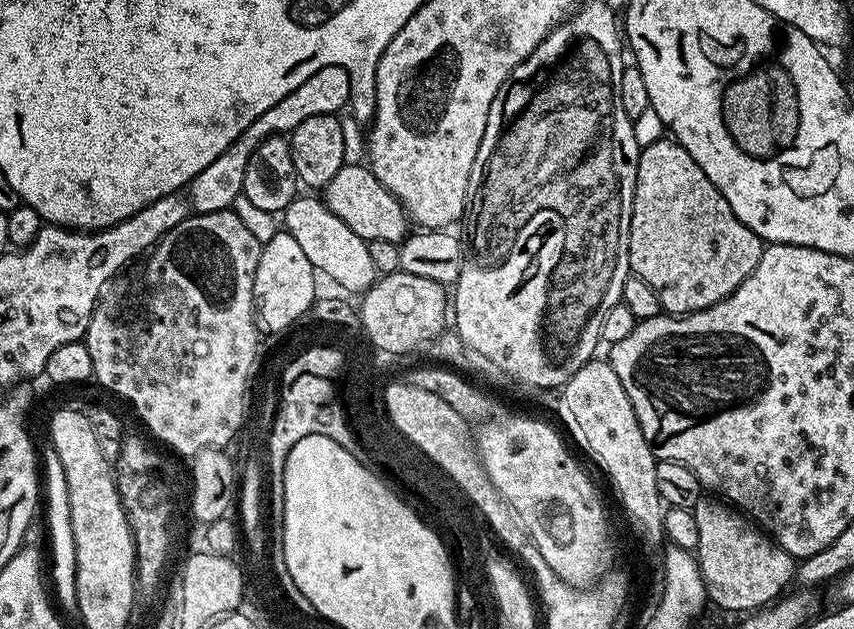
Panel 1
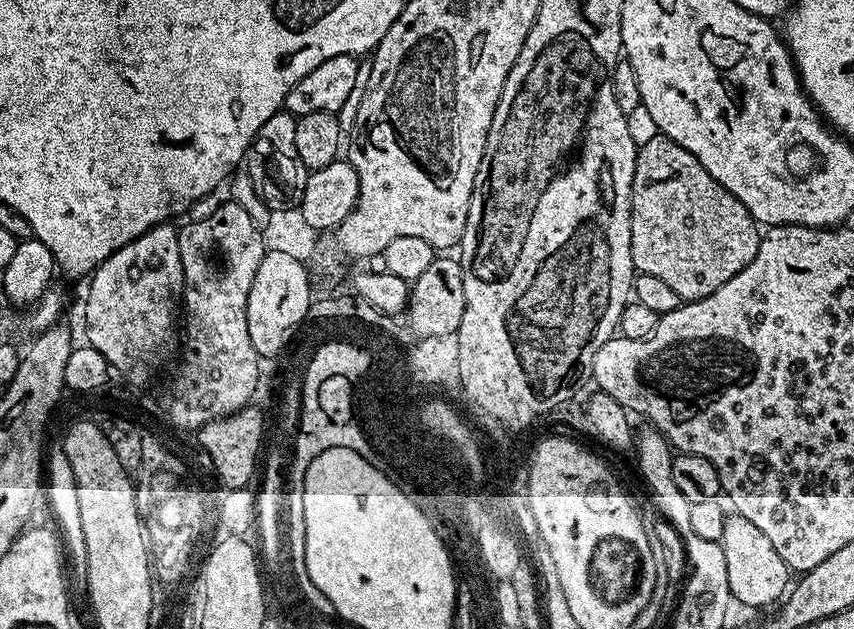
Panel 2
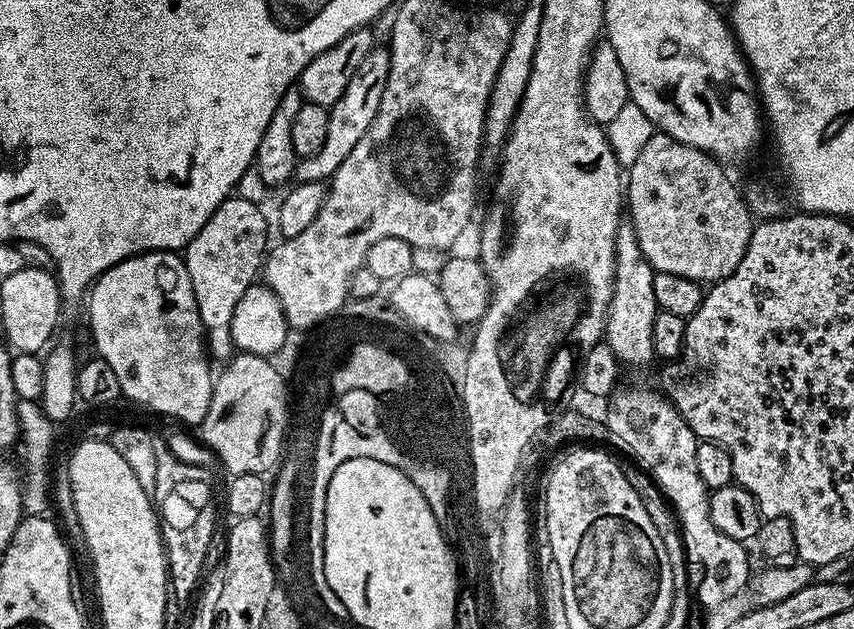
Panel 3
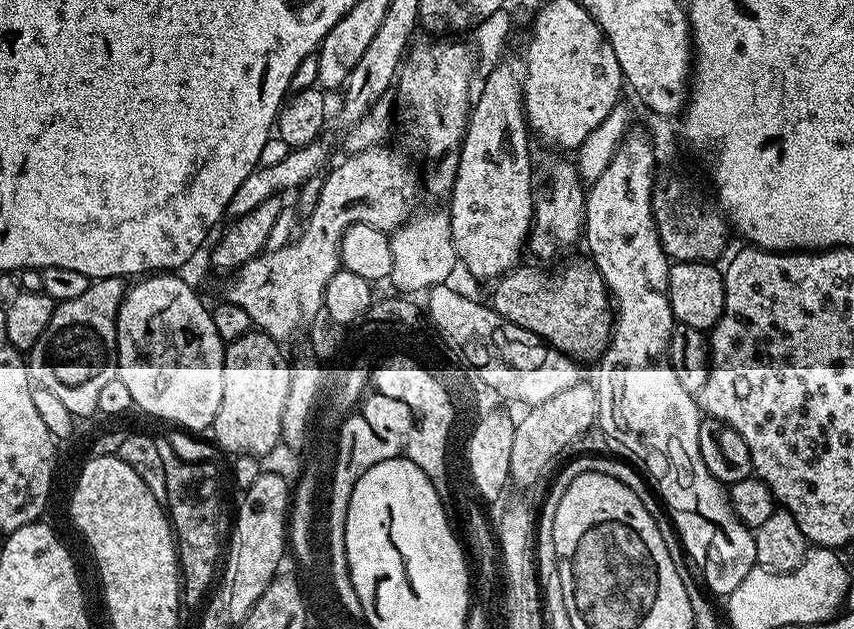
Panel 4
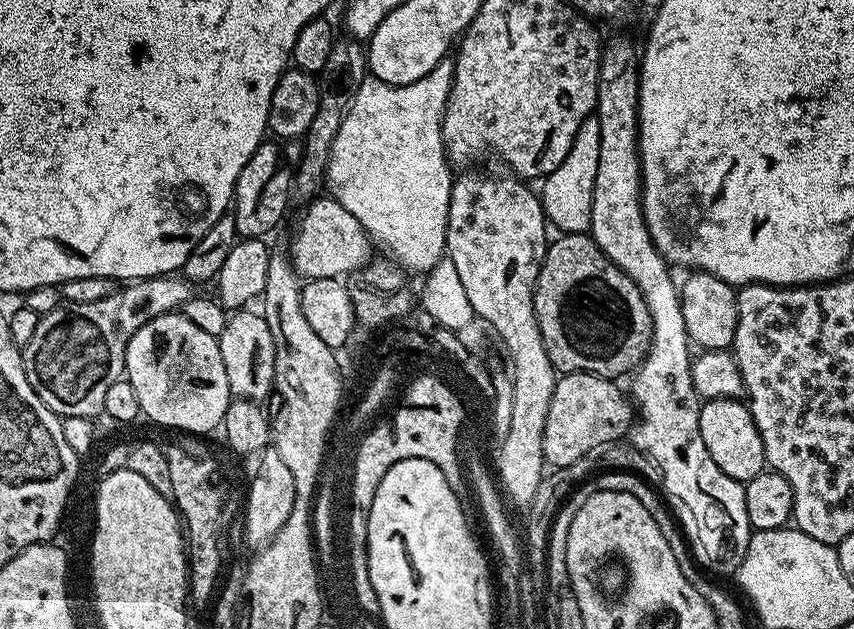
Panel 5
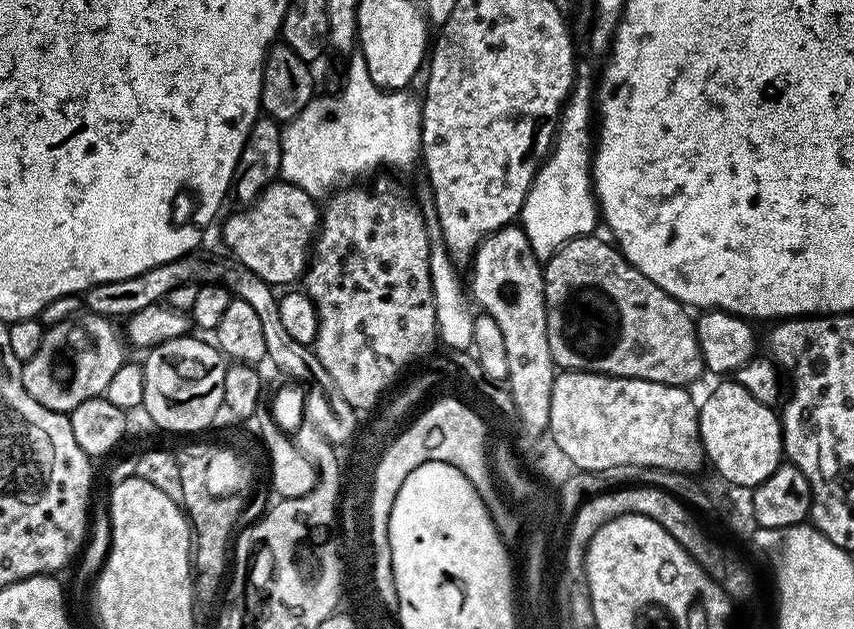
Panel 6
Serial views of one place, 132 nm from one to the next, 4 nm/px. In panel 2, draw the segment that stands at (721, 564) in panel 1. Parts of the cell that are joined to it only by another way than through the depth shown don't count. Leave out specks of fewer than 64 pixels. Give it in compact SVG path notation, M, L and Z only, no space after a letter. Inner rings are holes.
M735 514L729 515L724 521L724 533L719 544L725 552L731 599L737 605L764 608L767 604L775 605L789 591L790 569L786 562L782 562L782 558L778 558L778 550L774 550L770 538L766 538L766 534L762 534L754 522Z

